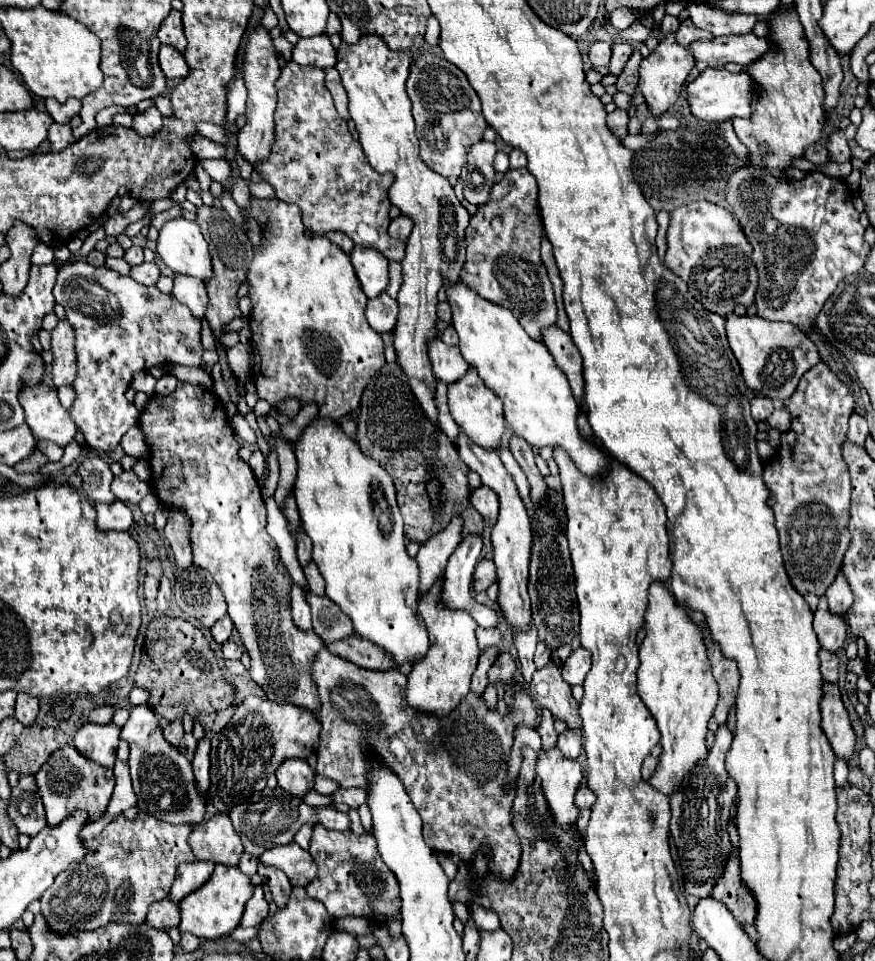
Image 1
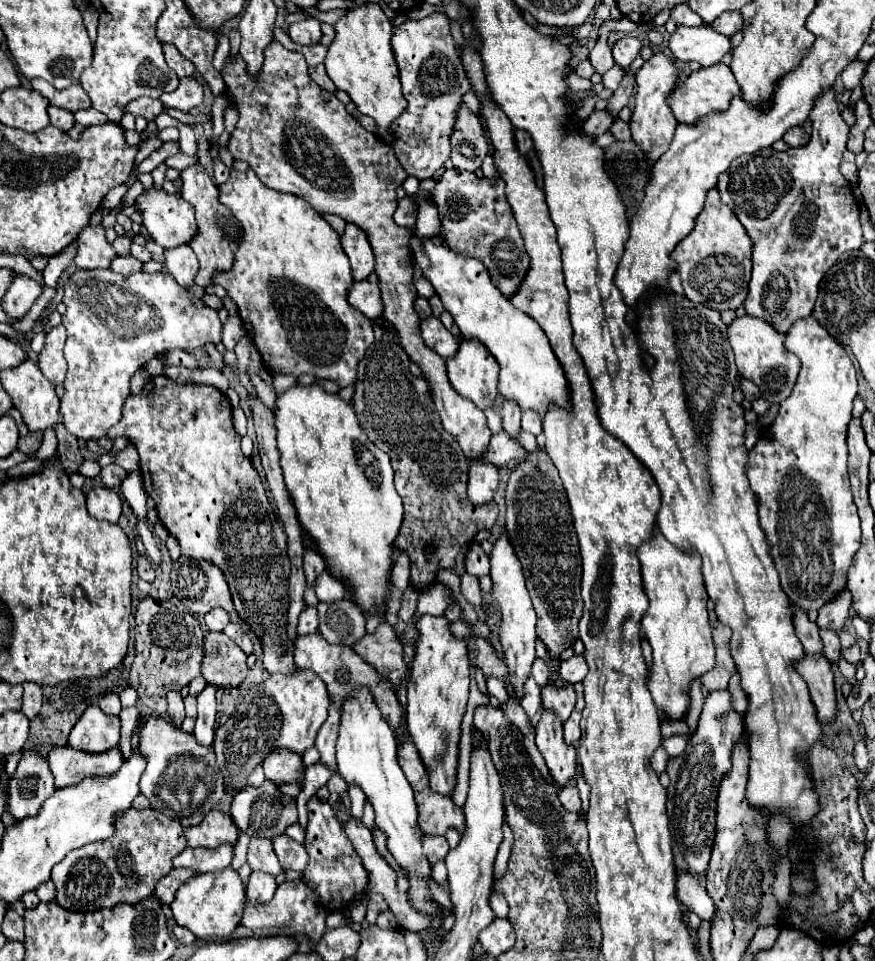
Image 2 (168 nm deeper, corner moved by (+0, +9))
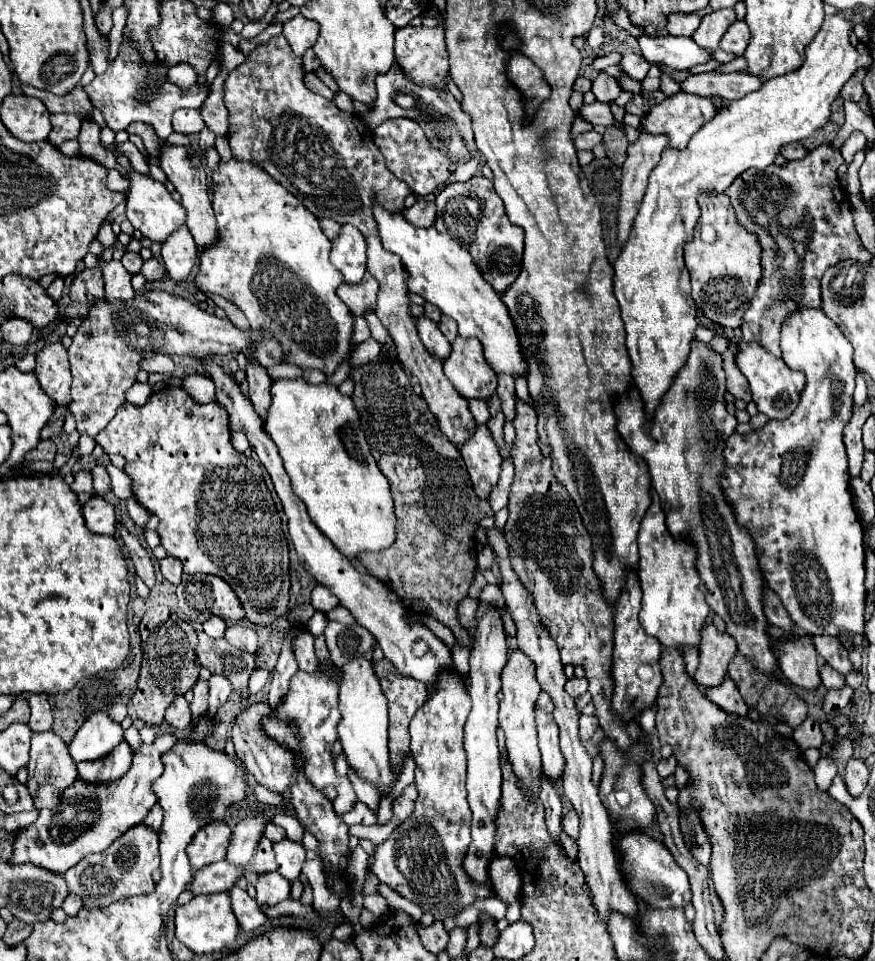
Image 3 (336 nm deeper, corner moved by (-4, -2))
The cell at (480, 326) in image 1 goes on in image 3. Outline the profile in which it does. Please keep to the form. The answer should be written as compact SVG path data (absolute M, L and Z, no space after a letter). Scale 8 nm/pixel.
M375 203L375 221L379 227L381 243L387 251L401 257L407 271L407 289L421 295L425 301L441 309L443 315L451 317L459 325L461 337L477 337L483 345L483 355L495 373L507 373L511 377L527 375L527 365L521 357L519 337L513 329L513 321L507 313L501 297L485 283L481 271L477 269L473 257L449 235L439 233L435 227L417 229L403 219L403 211L391 213Z

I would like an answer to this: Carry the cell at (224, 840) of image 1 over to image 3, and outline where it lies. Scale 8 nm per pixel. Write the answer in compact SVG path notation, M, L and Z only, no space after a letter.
M215 821L201 827L195 833L191 845L187 847L187 855L191 859L193 871L225 859L229 837L231 837L231 829L223 821Z

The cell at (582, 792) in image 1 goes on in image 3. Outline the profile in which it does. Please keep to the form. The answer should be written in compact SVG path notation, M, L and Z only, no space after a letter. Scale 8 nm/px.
M569 811L569 813L563 815L563 831L565 831L569 837L577 839L577 835L579 835L579 817L577 817L575 811Z

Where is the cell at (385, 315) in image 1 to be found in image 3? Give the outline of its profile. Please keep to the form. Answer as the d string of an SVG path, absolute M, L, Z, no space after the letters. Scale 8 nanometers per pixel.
M365 275L365 279L357 285L349 285L343 283L337 289L337 295L343 299L343 303L349 307L349 311L353 315L363 315L367 309L375 307L377 301L377 281L373 279L373 275Z

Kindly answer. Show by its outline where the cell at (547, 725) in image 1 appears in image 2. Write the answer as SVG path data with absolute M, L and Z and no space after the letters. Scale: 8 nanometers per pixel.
M545 686L541 690L541 706L545 710L553 712L561 722L565 722L569 718L569 714L573 712L573 706L575 706L575 690L573 690L573 686L567 686L567 688Z

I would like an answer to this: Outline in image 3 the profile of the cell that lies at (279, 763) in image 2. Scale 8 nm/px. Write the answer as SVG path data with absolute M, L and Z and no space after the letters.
M253 703L249 707L245 707L233 725L233 743L235 743L235 753L241 759L241 763L247 767L247 771L257 779L259 785L263 785L269 791L281 793L291 785L291 777L295 773L295 765L293 765L293 755L289 749L281 747L275 739L269 739L269 735L265 735L265 727L263 721L271 717L271 707L269 703Z

